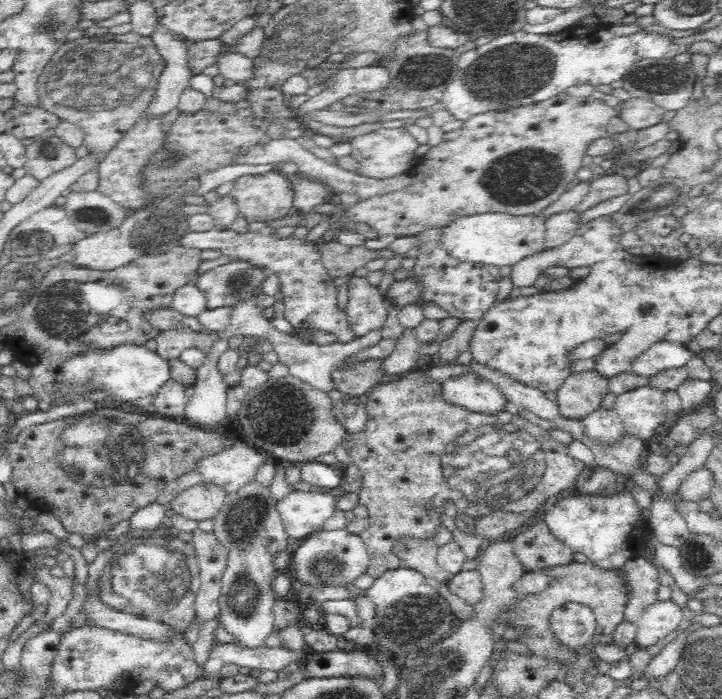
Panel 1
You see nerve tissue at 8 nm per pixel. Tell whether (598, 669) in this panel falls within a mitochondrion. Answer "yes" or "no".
no

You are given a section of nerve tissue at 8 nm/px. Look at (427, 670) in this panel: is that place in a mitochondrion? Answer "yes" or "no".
yes

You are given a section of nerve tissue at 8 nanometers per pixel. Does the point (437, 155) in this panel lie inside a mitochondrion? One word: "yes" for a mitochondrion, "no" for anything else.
no

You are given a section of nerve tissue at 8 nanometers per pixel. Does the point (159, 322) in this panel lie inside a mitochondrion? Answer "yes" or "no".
no

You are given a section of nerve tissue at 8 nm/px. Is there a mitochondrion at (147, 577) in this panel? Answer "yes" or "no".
yes

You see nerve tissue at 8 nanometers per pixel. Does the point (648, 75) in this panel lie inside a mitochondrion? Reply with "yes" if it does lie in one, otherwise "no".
yes

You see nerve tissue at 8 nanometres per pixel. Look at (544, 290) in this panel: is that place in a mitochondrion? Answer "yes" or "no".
no

